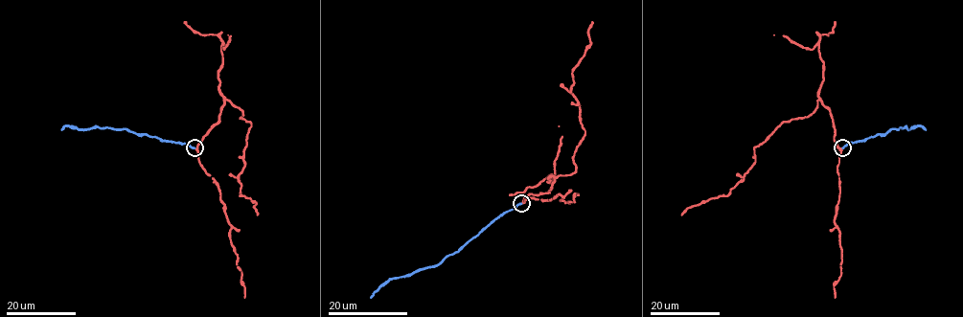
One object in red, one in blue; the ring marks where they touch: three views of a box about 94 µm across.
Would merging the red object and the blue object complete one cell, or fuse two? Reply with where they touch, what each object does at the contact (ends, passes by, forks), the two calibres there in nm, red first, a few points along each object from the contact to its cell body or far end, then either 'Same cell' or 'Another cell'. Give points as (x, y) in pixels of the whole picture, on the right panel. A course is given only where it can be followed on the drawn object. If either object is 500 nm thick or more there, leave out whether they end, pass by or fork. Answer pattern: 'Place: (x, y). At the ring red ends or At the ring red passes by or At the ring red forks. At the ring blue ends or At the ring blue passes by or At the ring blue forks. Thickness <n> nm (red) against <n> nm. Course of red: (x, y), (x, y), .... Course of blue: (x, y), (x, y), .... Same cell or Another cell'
Place: (842, 147). At the ring red passes by. At the ring blue ends. Thickness 320 nm (red) against 240 nm. Course of red: (842, 147), (830, 110), (817, 101), (813, 111), (784, 121), (754, 148), (753, 166), (726, 195), (681, 215). Course of blue: (842, 147), (892, 128), (921, 126), (926, 129). Same cell

